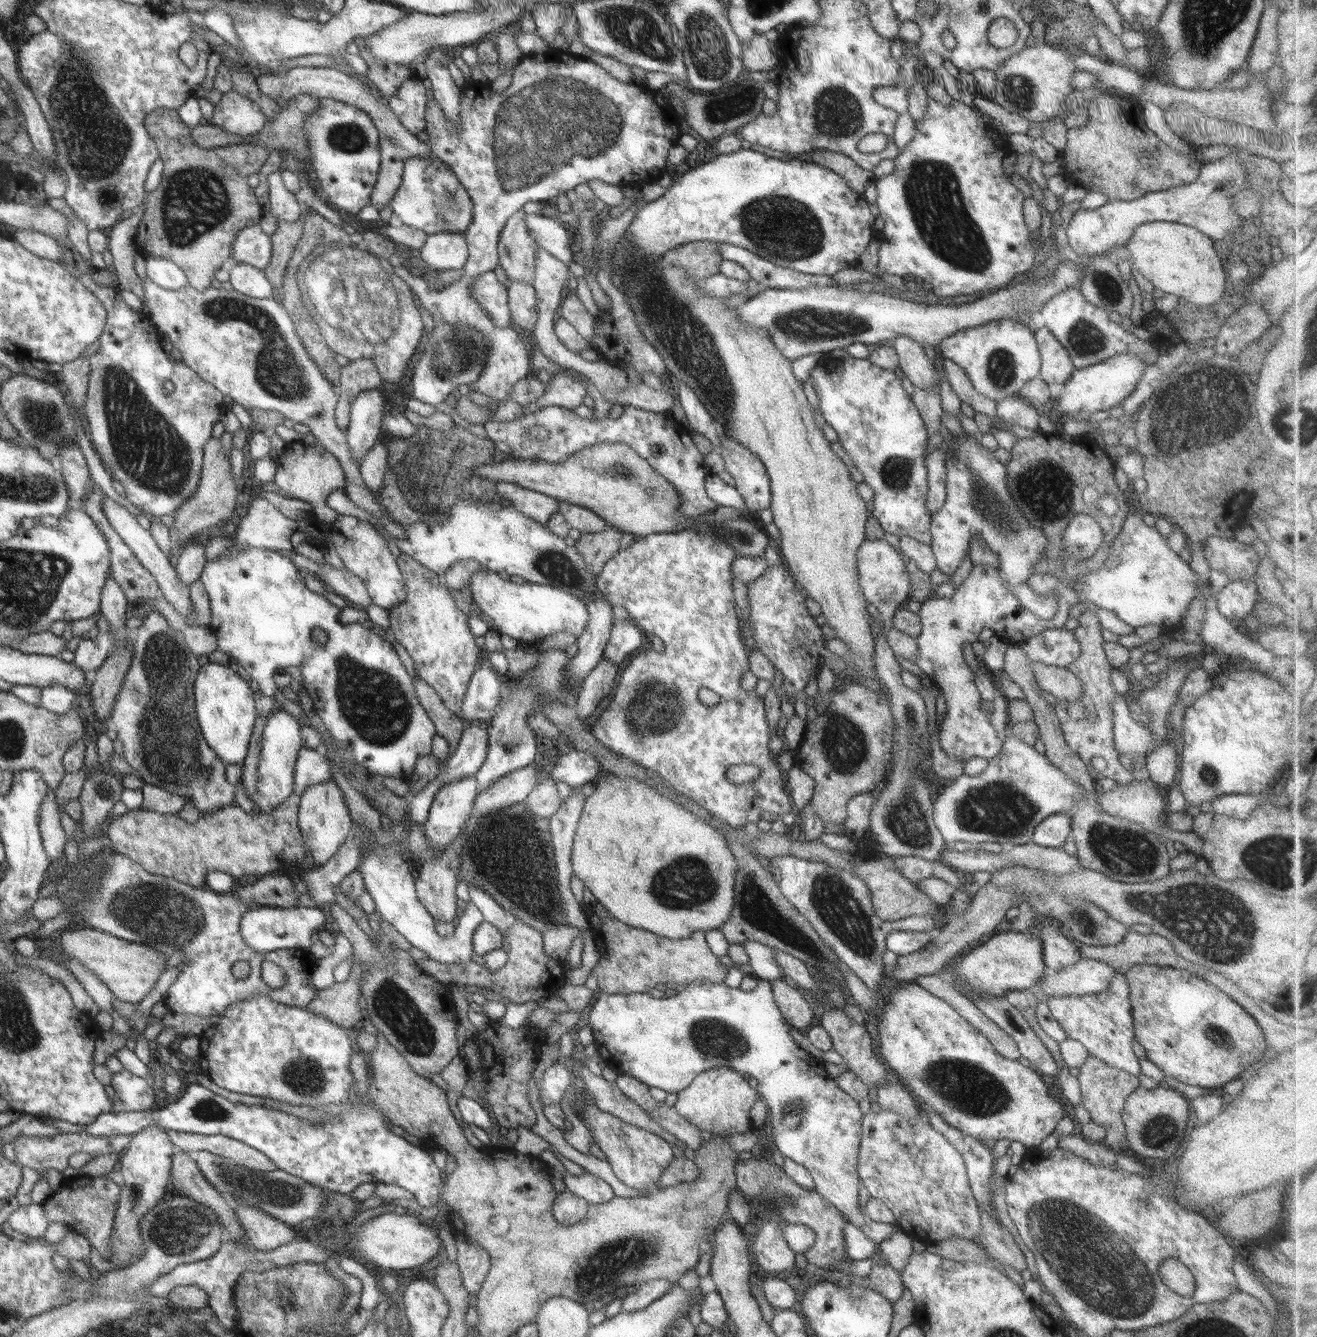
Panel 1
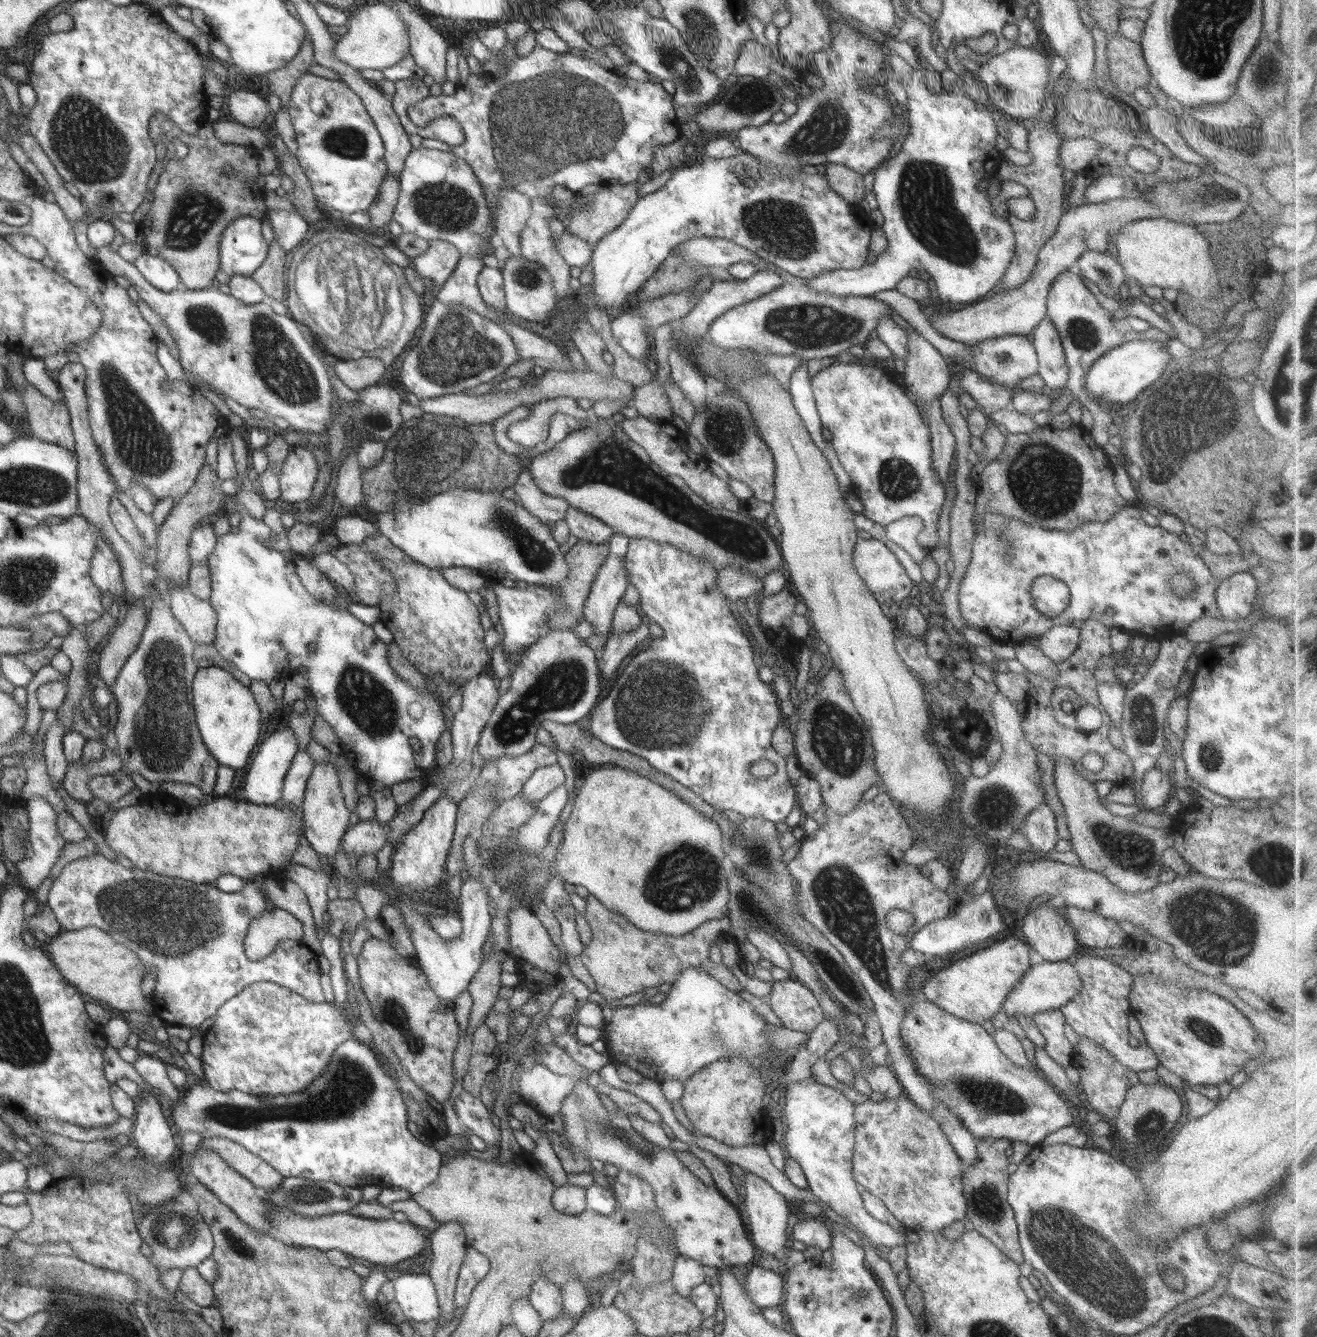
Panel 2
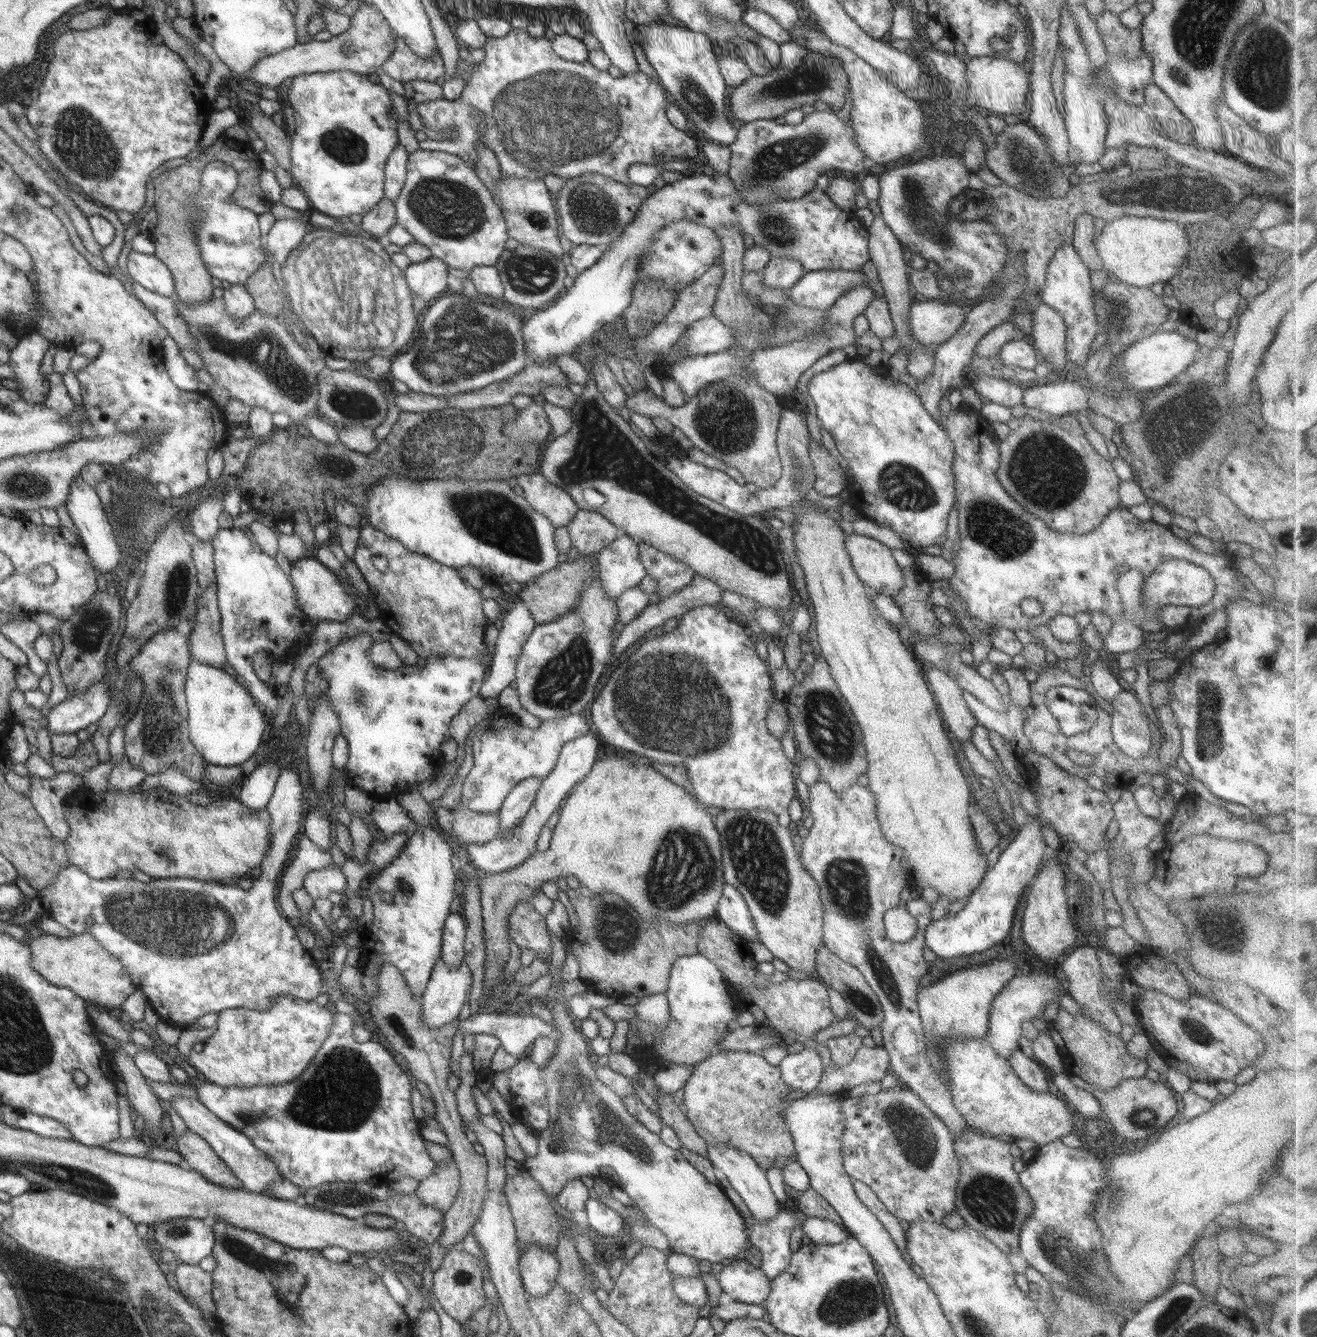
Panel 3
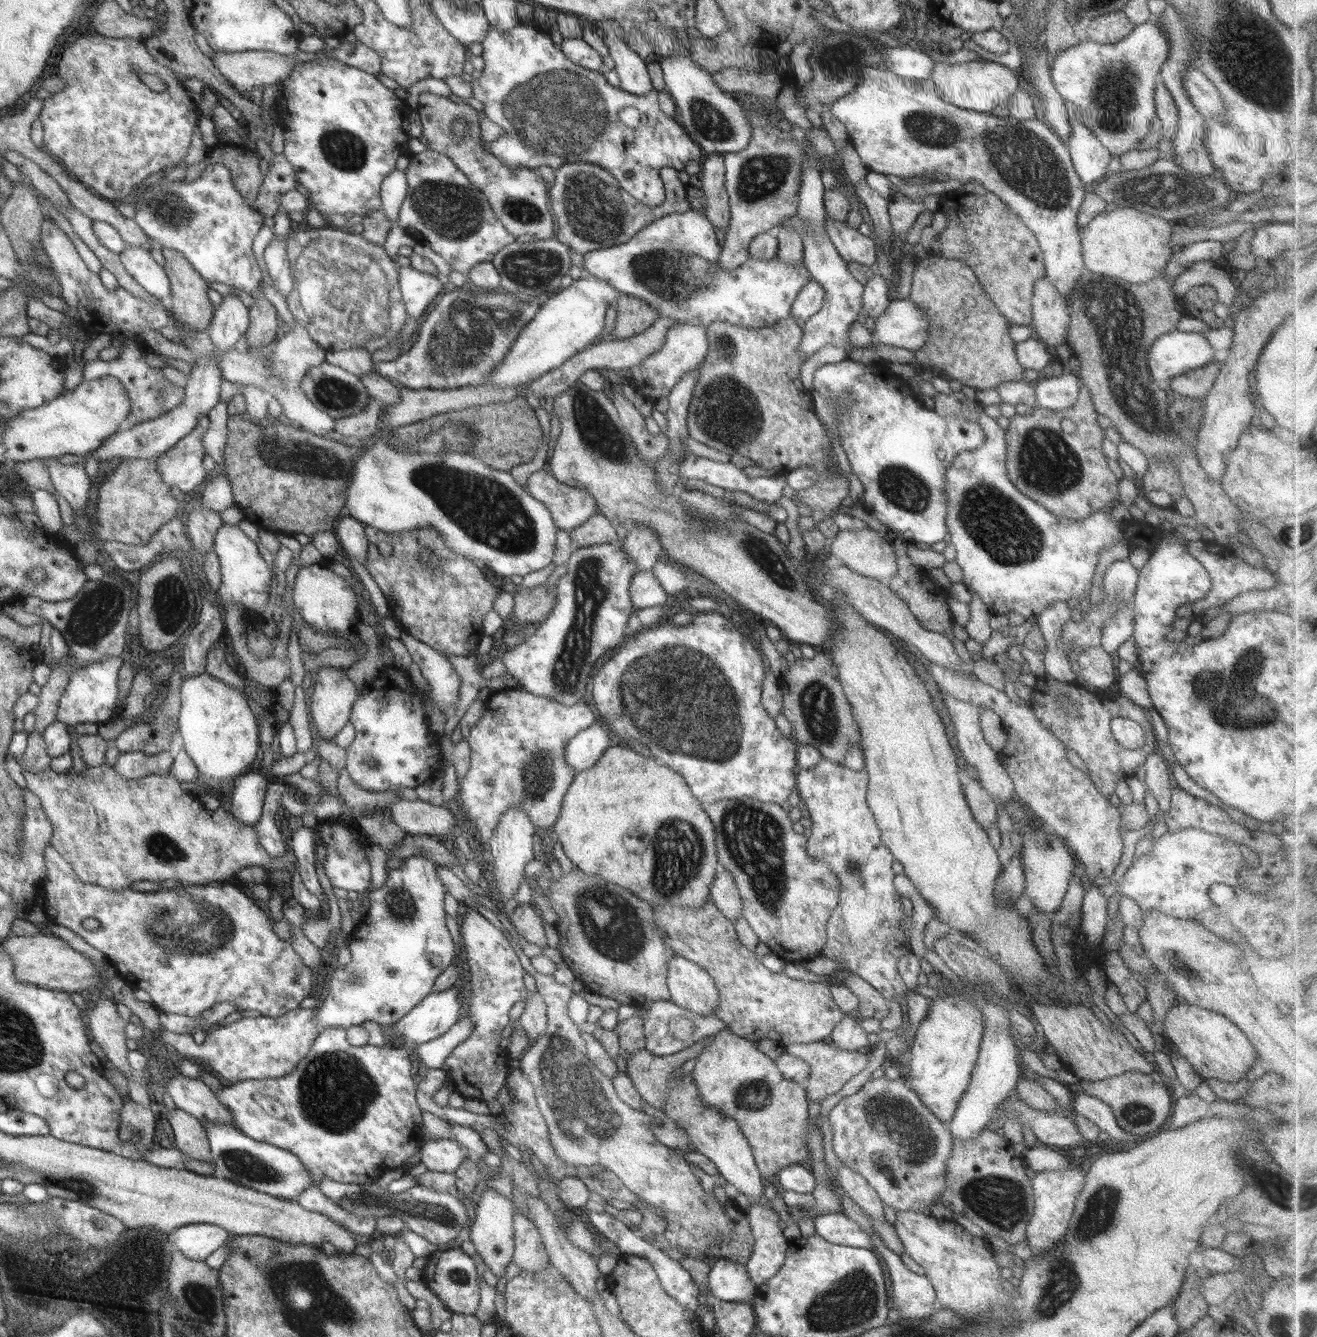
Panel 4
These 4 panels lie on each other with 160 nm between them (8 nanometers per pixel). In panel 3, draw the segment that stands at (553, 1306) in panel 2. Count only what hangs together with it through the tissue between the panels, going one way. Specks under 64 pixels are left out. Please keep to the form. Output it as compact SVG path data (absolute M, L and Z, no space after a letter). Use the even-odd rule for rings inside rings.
M529 1244L519 1257L519 1269L525 1292L544 1296L557 1282L561 1266L555 1253L544 1252L539 1246Z

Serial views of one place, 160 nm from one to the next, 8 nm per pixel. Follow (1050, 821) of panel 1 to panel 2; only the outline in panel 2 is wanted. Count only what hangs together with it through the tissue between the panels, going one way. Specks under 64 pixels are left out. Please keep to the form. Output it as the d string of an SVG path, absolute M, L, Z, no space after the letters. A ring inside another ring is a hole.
M1046 802L1027 816L1022 832L1036 850L1045 853L1054 850L1059 840L1056 817Z

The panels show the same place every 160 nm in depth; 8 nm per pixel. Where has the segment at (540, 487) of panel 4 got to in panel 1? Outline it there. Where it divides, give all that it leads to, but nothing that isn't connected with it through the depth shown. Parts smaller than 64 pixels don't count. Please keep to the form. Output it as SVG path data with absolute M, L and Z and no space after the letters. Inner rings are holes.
M506 482L496 483L496 494L502 497L502 502L511 505L524 516L546 524L555 512L558 512L558 502L550 496L524 489L516 484Z

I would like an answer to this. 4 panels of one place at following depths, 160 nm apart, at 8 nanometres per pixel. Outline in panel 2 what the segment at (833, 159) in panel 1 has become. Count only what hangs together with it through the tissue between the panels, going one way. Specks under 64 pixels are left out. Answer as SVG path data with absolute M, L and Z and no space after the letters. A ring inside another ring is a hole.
M828 163L821 168L829 180L834 192L846 199L846 202L858 204L865 195L863 174L843 164Z

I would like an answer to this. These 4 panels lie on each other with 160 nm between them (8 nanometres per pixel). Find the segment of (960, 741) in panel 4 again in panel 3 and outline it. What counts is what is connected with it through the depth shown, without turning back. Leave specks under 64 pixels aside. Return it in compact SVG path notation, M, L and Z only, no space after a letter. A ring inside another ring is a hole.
M923 664L926 682L939 705L942 719L959 741L971 741L972 728L977 725L972 711L964 701L964 691L943 668Z

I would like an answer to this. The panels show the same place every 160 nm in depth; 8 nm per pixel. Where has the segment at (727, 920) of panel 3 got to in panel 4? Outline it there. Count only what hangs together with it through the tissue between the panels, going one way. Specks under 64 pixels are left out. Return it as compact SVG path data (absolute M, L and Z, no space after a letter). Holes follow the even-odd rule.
M722 870L716 878L716 882L712 884L710 888L710 898L712 903L716 904L718 910L720 910L726 918L730 919L734 923L738 920L738 917L743 914L742 912L742 900L740 899L739 890L737 886L732 882L732 876Z

